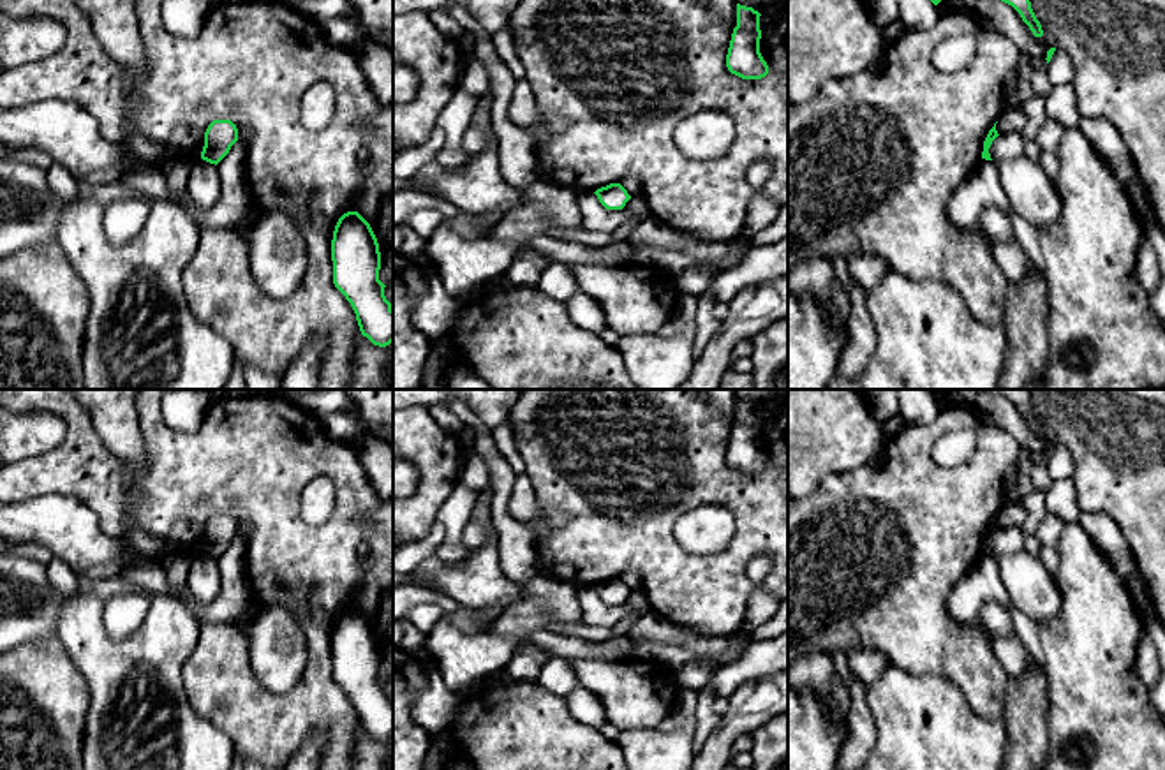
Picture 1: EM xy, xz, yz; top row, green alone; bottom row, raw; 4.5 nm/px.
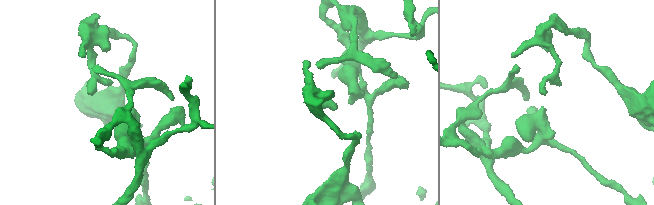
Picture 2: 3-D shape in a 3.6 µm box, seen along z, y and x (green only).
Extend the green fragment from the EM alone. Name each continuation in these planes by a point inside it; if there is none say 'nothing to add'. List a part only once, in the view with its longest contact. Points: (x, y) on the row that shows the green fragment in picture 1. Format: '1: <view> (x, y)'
nothing to add

